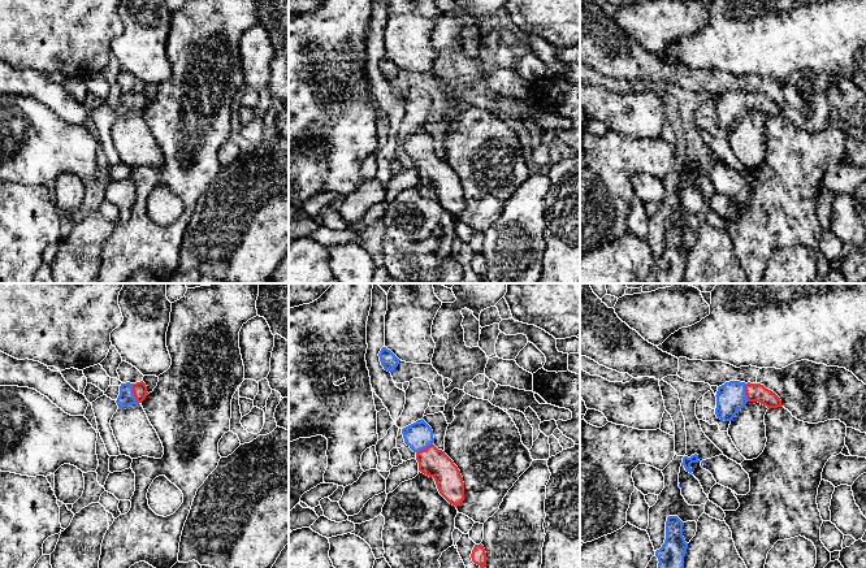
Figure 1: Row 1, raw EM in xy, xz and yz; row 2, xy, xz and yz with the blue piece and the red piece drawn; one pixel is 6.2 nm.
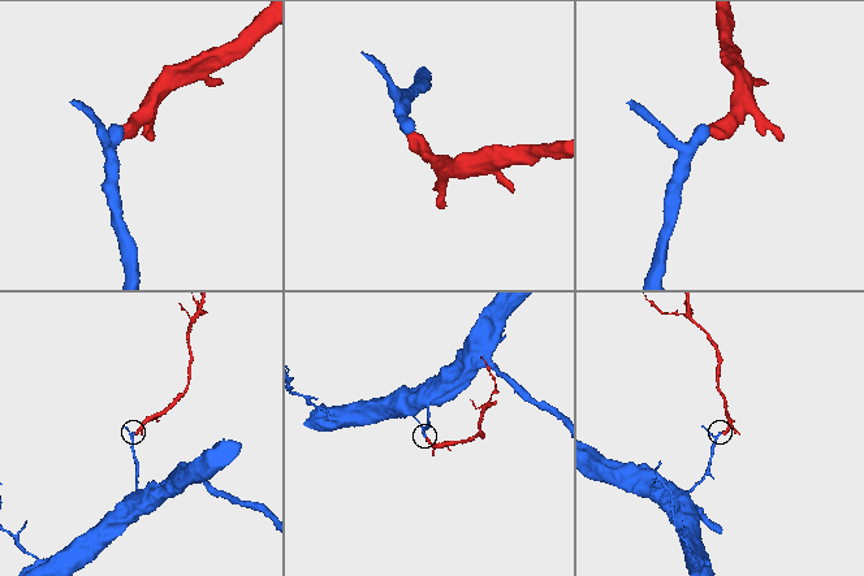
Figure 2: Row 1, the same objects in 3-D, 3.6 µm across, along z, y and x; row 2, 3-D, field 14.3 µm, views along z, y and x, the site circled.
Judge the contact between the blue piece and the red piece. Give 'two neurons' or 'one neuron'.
one neuron

